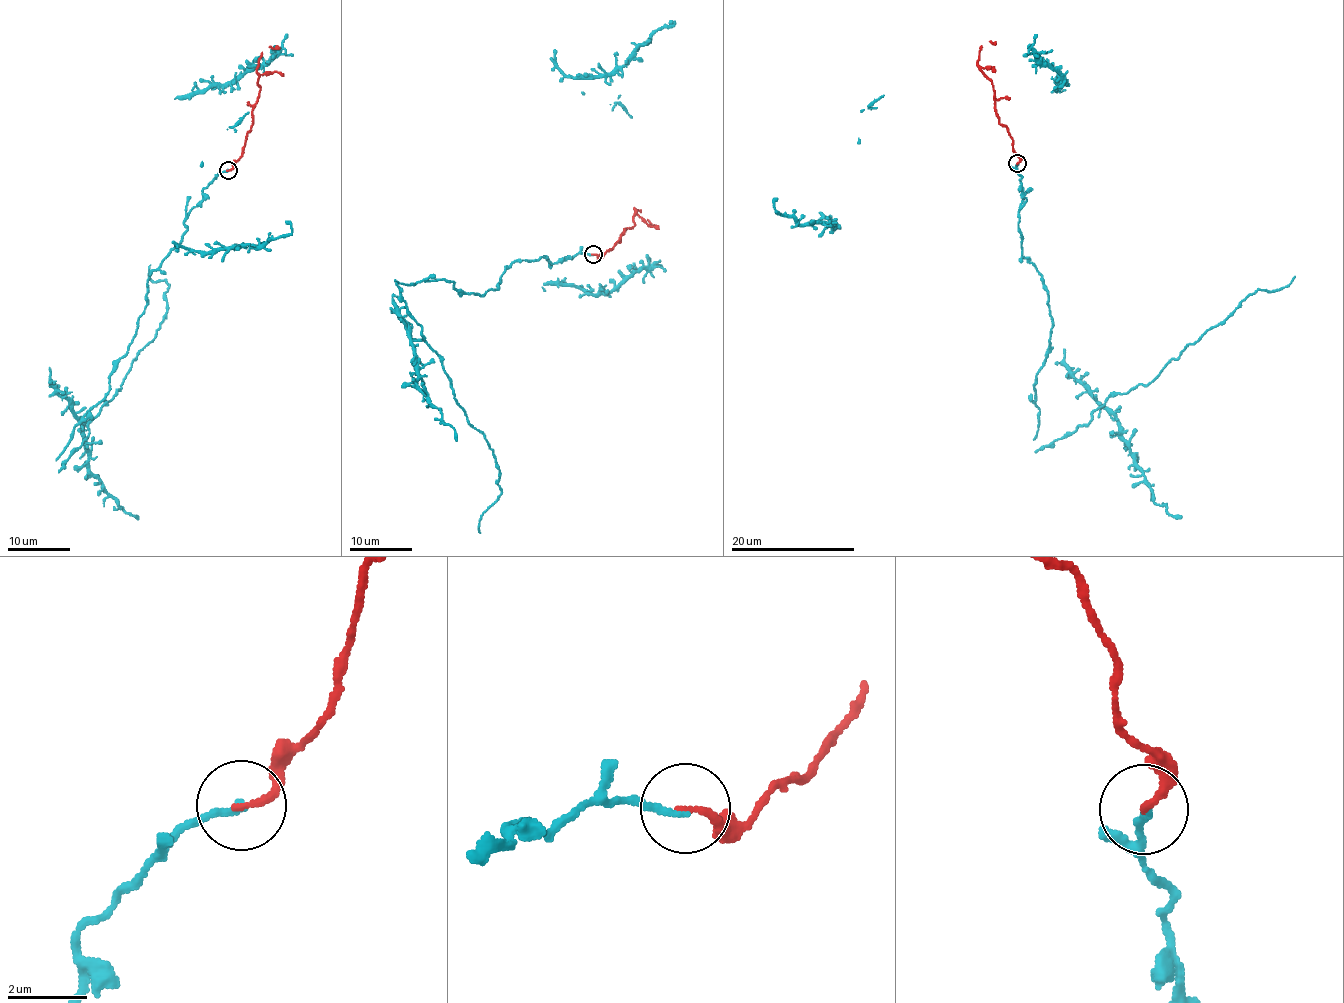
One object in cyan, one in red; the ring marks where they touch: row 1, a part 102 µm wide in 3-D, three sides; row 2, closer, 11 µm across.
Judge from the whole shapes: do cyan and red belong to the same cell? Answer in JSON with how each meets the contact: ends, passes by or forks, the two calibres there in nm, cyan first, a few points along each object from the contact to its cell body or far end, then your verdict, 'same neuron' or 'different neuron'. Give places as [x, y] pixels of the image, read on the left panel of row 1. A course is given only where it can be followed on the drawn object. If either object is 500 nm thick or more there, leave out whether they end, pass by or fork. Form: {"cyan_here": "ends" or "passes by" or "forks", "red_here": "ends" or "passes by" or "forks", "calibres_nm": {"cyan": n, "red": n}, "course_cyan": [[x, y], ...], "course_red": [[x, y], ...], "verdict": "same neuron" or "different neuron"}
{"cyan_here": "ends", "red_here": "ends", "calibres_nm": {"cyan": 170, "red": 170}, "course_cyan": [[227, 170], [147, 280], [128, 352], [61, 467], [163, 322], [169, 286], [150, 265]], "course_red": [[227, 170], [242, 153], [252, 124], [252, 108], [259, 87], [256, 67], [260, 57], [268, 47], [280, 48]], "verdict": "same neuron"}

